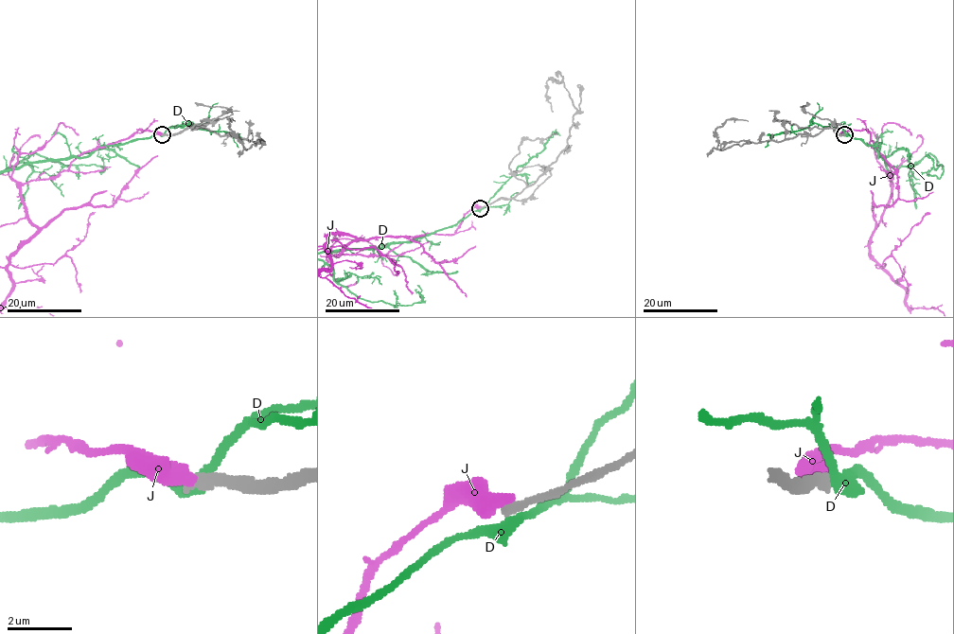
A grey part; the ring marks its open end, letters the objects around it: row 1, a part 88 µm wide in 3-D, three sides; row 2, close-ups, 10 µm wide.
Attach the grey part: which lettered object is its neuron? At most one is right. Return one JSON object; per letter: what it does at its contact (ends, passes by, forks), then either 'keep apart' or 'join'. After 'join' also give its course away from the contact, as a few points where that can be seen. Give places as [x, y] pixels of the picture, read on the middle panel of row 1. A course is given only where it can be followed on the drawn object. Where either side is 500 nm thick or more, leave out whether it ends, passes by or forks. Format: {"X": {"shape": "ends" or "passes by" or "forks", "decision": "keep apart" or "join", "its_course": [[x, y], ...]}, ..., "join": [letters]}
{"D": {"shape": "passes by", "decision": "keep apart"}, "J": {"decision": "keep apart"}, "join": []}

